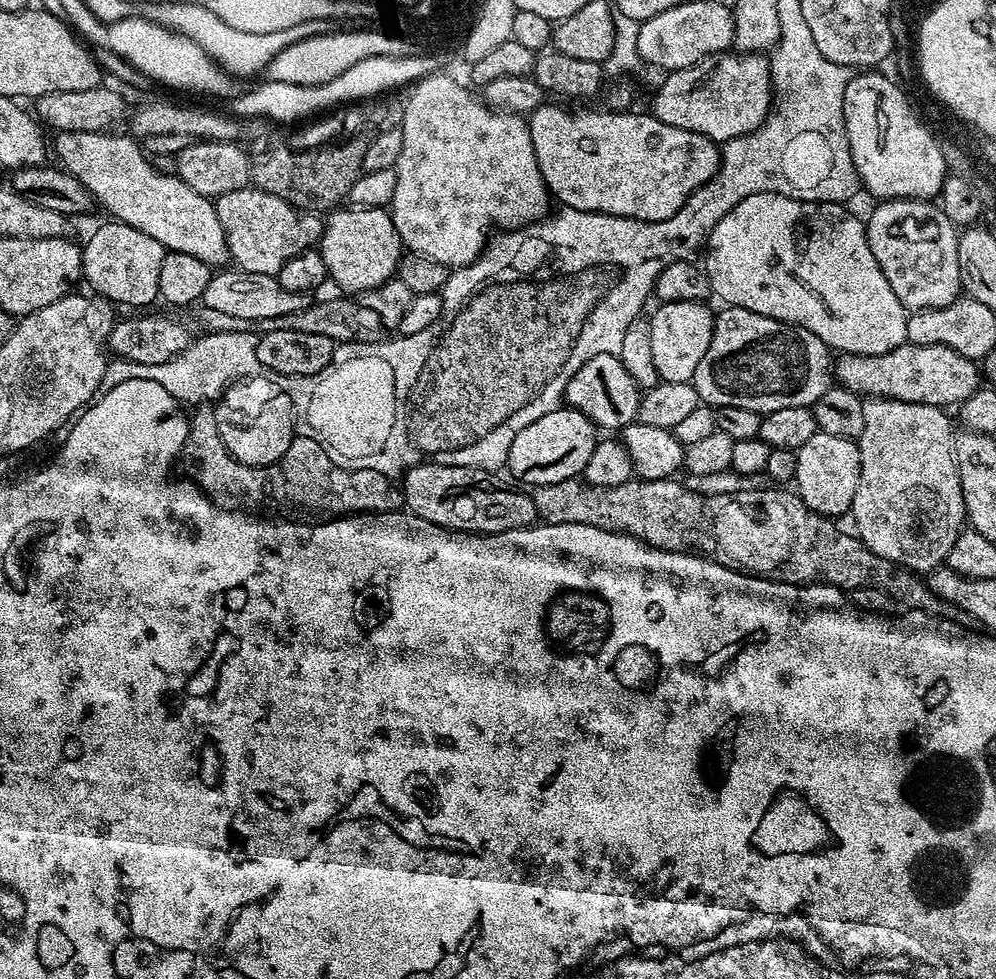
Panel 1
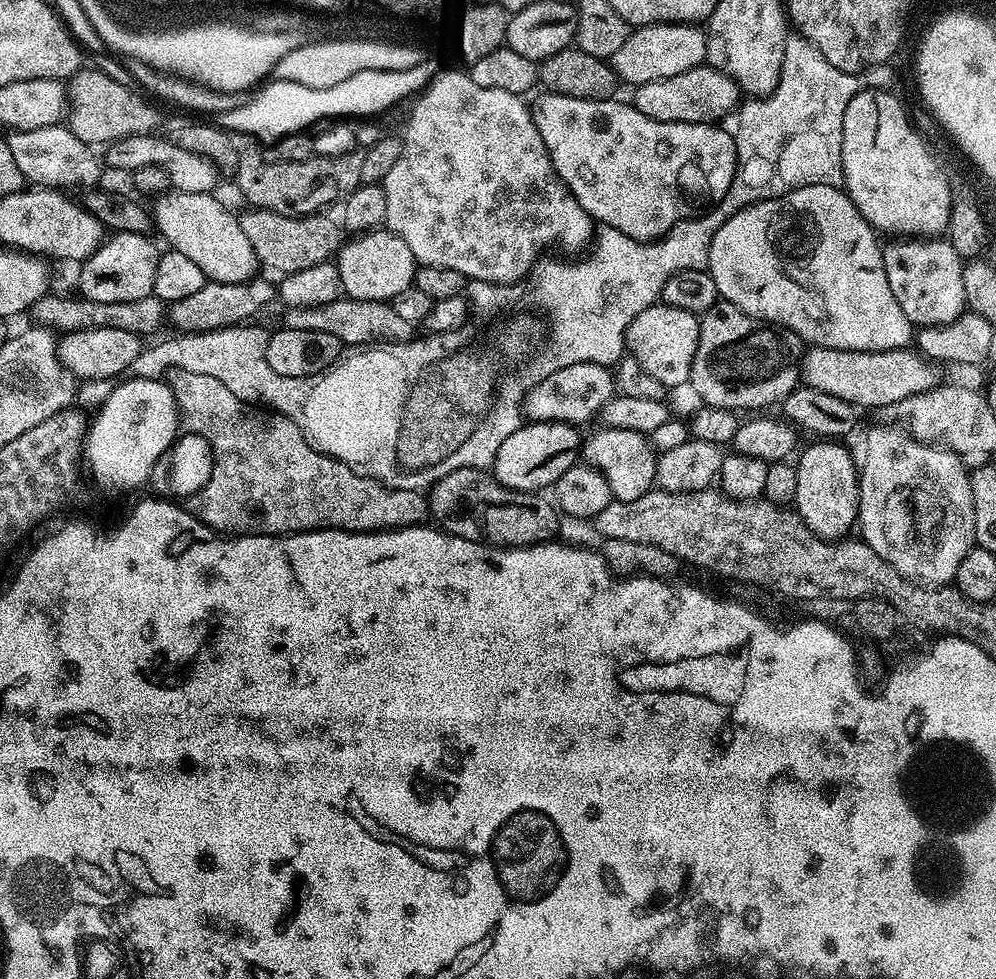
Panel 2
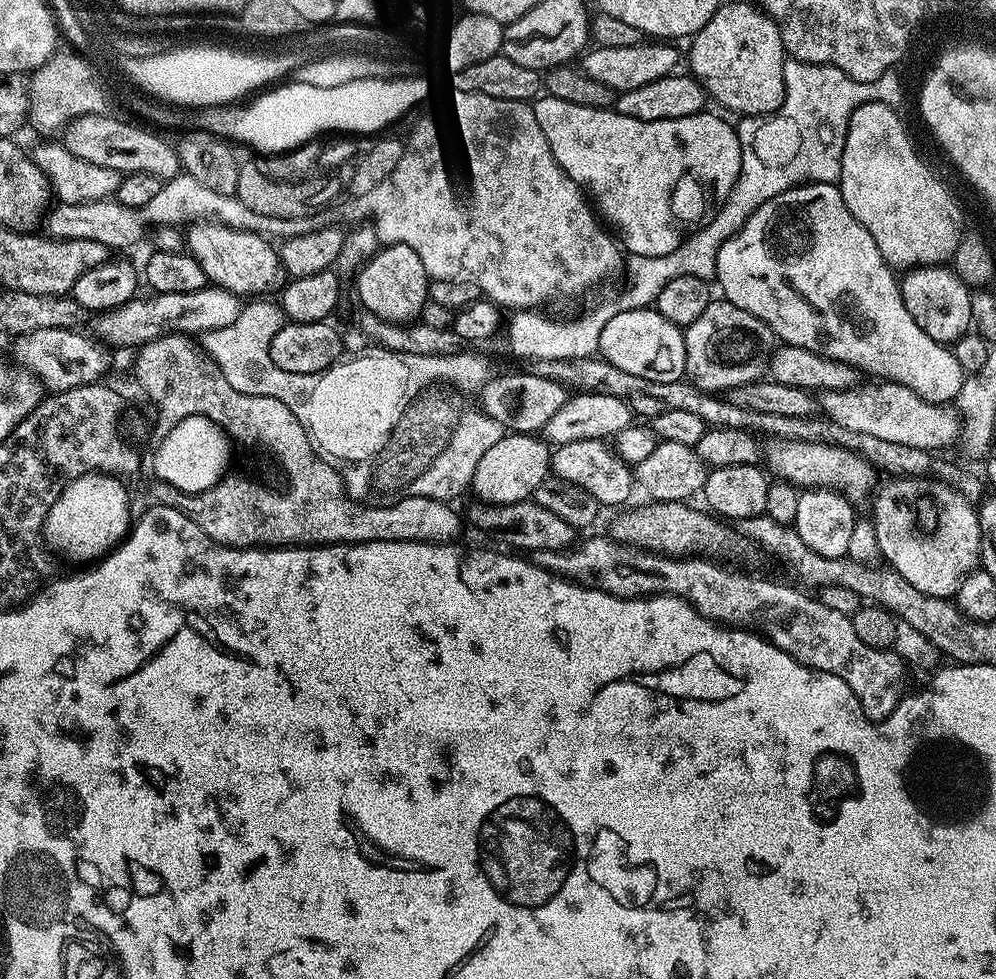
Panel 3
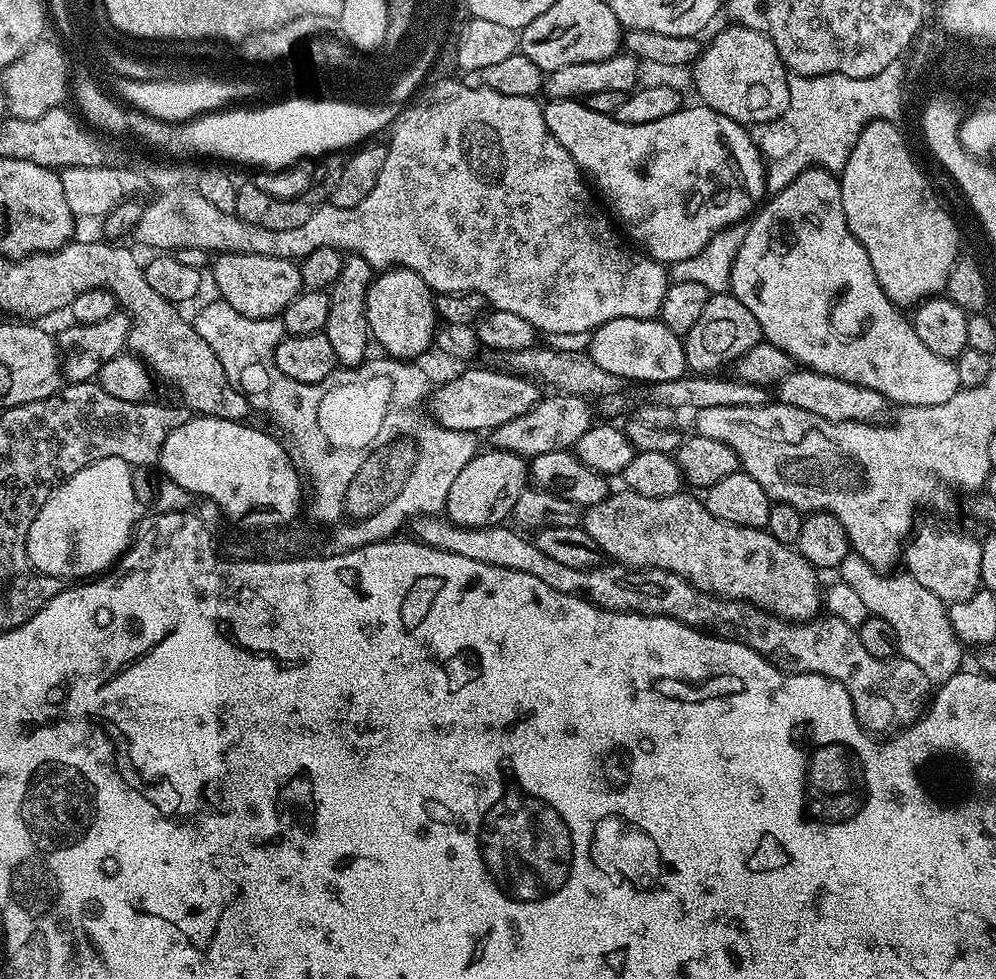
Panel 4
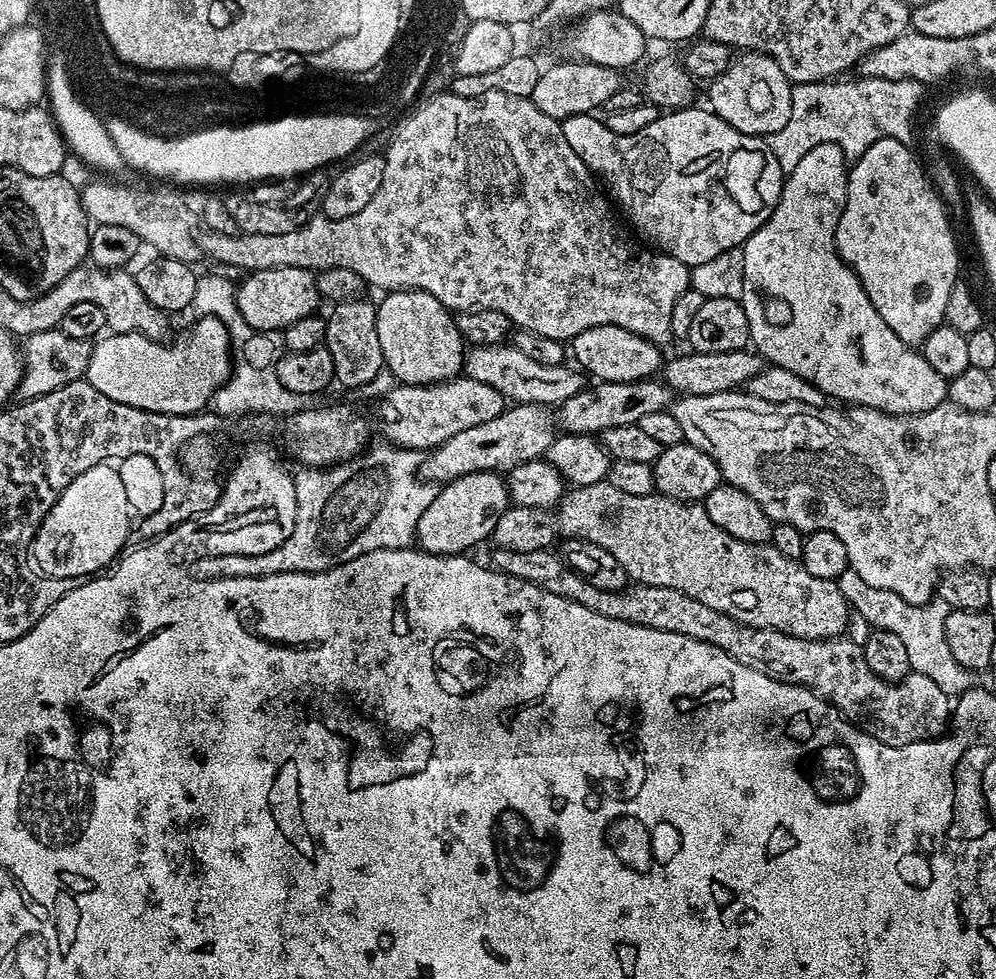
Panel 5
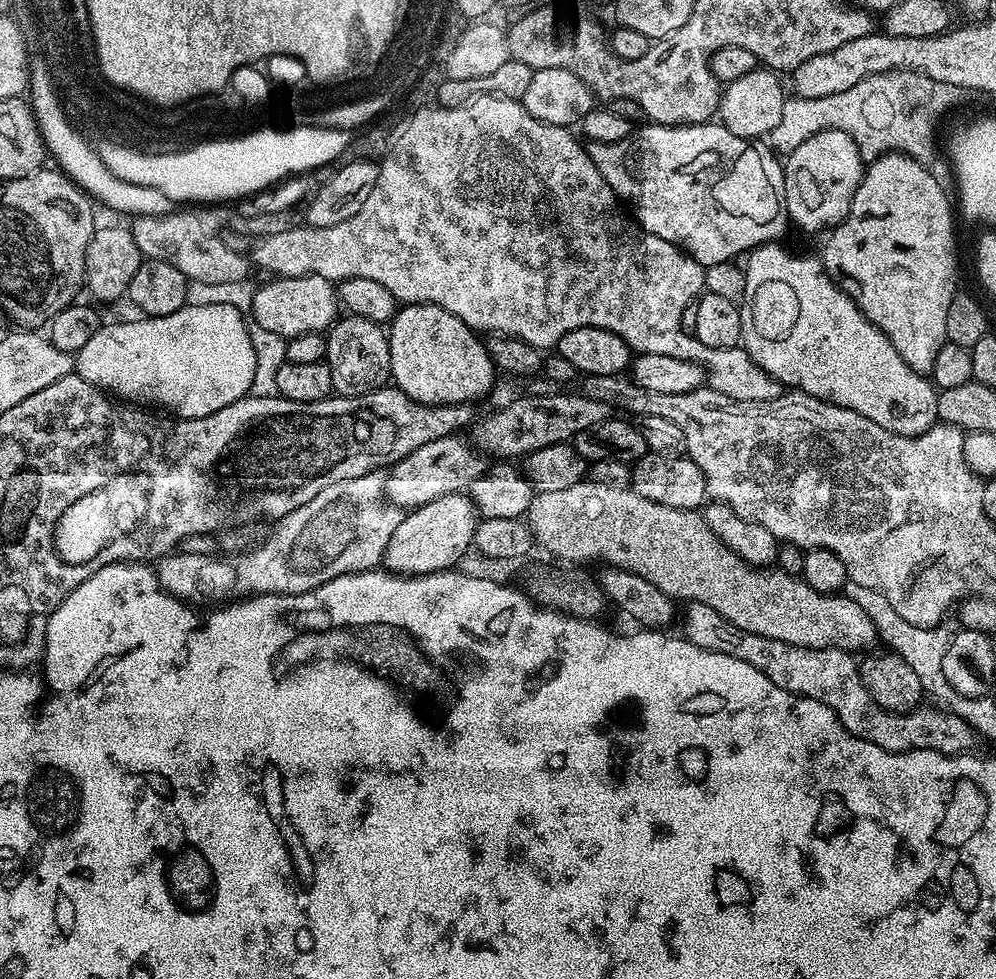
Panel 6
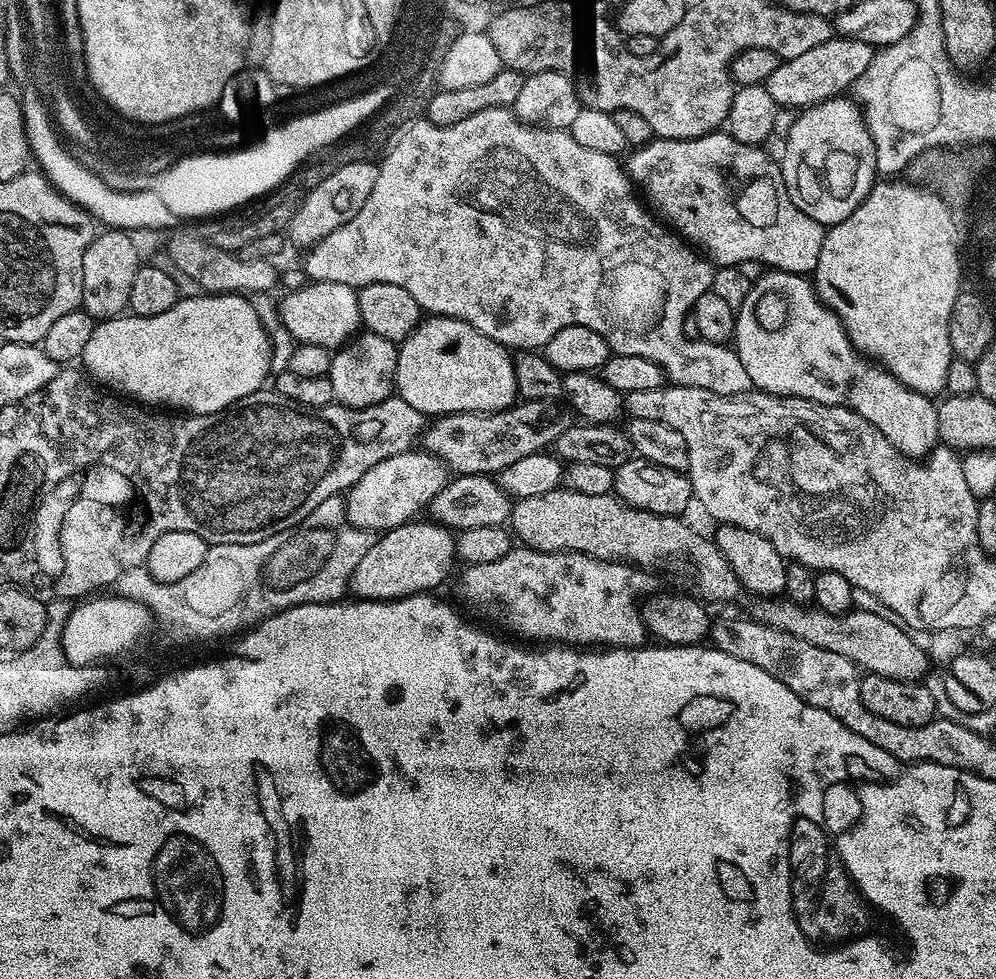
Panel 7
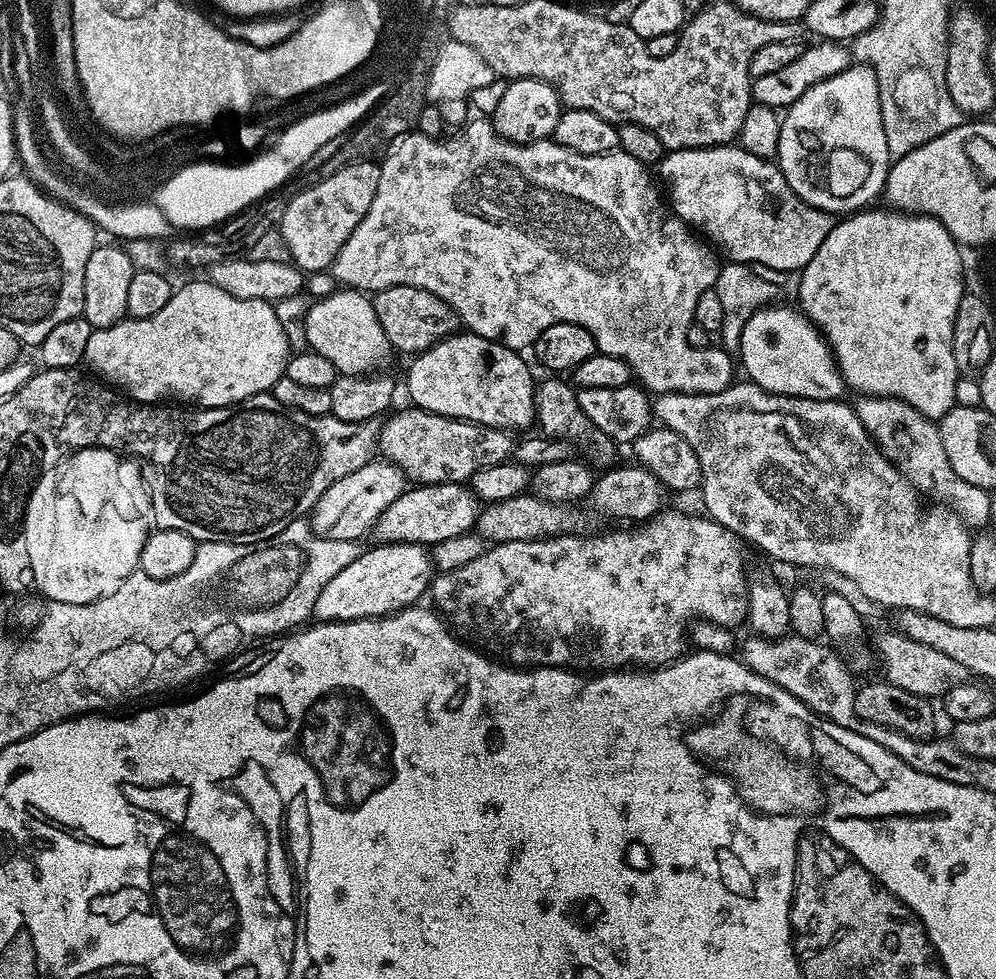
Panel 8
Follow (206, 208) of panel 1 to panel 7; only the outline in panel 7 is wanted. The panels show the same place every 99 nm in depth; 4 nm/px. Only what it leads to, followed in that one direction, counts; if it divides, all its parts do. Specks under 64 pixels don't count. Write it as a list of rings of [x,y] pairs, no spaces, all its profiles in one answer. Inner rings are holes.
[[[321,280],[305,285],[305,288],[290,293],[284,301],[283,299],[279,301],[279,312],[286,330],[301,344],[313,344],[329,350],[344,347],[362,328],[358,314],[357,289],[342,282]]]

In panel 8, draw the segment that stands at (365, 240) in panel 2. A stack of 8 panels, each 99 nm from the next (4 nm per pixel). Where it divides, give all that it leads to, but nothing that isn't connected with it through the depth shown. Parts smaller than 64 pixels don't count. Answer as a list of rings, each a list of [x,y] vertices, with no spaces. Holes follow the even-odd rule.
[[[467,330],[457,331],[433,348],[419,353],[408,368],[408,396],[417,408],[439,416],[469,420],[491,428],[517,430],[533,427],[536,420],[536,386],[521,353]]]

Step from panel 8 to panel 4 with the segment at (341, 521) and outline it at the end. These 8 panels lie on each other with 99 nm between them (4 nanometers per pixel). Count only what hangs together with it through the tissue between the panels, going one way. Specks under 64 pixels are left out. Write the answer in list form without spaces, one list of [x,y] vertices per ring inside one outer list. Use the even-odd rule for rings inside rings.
[[[565,394],[545,395],[526,414],[514,418],[514,422],[506,422],[502,426],[491,429],[490,442],[492,448],[501,448],[525,458],[551,452],[566,452],[575,449],[578,438],[586,434],[594,423],[594,408],[582,396]]]

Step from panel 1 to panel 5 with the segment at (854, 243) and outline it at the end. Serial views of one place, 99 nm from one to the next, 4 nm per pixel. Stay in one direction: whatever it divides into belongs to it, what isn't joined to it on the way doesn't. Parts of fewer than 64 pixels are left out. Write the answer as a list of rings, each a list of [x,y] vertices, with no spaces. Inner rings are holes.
[[[814,144],[812,148],[806,150],[806,154],[802,154],[802,158],[798,158],[798,162],[787,173],[784,181],[784,190],[780,194],[780,203],[772,212],[770,217],[771,227],[776,227],[776,232],[780,235],[780,240],[784,244],[792,244],[796,240],[796,236],[800,236],[800,260],[792,260],[788,264],[788,268],[756,268],[756,243],[755,239],[745,240],[742,245],[744,253],[744,281],[742,282],[742,294],[740,295],[740,305],[744,307],[746,314],[746,322],[748,323],[748,339],[751,347],[755,349],[759,355],[763,356],[769,365],[781,368],[782,370],[790,370],[790,374],[798,374],[798,378],[802,378],[806,382],[810,382],[814,386],[818,386],[818,390],[822,390],[825,397],[834,399],[836,402],[843,402],[848,406],[859,406],[862,408],[873,408],[879,412],[888,412],[891,416],[917,416],[923,412],[928,412],[934,406],[940,406],[948,400],[948,381],[944,379],[942,374],[938,374],[938,370],[934,370],[934,366],[930,366],[930,362],[926,362],[926,358],[913,345],[902,342],[902,338],[898,338],[898,334],[894,334],[894,330],[890,330],[890,326],[886,326],[886,322],[882,320],[882,314],[878,314],[878,310],[874,310],[874,302],[870,302],[870,298],[866,294],[866,290],[860,285],[860,279],[851,267],[839,266],[835,268],[832,265],[834,261],[834,252],[831,247],[828,248],[824,244],[820,244],[824,240],[824,236],[831,237],[836,230],[836,217],[838,215],[838,202],[843,201],[848,195],[848,173],[849,165],[844,159],[844,151],[835,146],[827,144]]]

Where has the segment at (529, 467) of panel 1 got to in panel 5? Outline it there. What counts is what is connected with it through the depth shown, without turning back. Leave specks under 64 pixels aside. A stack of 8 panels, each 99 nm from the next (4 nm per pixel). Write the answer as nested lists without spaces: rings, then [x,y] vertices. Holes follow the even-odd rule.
[[[501,473],[466,474],[458,480],[451,480],[437,491],[434,502],[430,502],[422,518],[418,518],[415,543],[432,556],[458,556],[467,553],[467,548],[491,537],[498,518],[509,506],[508,485]]]

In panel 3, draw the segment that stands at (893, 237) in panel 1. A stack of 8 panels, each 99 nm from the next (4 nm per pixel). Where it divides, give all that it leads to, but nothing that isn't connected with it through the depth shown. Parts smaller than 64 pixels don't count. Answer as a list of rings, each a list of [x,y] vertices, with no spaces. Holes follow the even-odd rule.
[[[925,266],[923,268],[914,268],[905,271],[899,277],[900,293],[902,302],[922,326],[922,330],[930,338],[934,338],[936,344],[945,346],[955,345],[961,336],[965,335],[972,328],[972,319],[970,318],[970,298],[972,292],[968,285],[963,284],[956,273],[948,266]]]

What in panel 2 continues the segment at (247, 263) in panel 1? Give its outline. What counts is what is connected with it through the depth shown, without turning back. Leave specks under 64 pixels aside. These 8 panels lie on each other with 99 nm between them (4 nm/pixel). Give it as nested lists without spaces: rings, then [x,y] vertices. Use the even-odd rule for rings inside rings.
[[[249,207],[248,212],[240,212],[238,219],[242,234],[246,239],[257,261],[264,264],[275,274],[287,274],[306,270],[306,266],[318,266],[318,262],[332,260],[339,252],[342,243],[342,228],[328,217],[328,214],[315,216],[283,216],[270,210]]]

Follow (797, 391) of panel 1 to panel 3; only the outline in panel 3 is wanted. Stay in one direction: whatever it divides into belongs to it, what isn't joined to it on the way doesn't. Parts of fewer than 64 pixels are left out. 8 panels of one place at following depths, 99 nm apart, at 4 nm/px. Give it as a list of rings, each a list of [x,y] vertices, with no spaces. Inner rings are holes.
[[[712,298],[706,310],[684,328],[684,341],[687,379],[696,388],[713,394],[726,394],[731,388],[765,379],[769,375],[768,361],[778,347],[777,338],[766,322],[723,298]]]

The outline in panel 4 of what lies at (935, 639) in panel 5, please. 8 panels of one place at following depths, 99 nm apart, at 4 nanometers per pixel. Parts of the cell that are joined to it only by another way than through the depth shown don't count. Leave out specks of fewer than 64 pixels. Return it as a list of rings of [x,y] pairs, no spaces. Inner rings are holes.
[[[853,552],[848,553],[838,569],[839,579],[855,590],[869,615],[880,617],[893,626],[897,653],[918,666],[929,683],[939,686],[961,671],[963,645],[949,627],[945,601],[931,594],[907,572],[896,574],[883,574]]]

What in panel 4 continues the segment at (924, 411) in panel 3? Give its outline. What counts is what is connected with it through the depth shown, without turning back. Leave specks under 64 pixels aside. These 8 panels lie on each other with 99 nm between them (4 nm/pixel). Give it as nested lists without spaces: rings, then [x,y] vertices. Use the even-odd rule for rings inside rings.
[[[803,366],[782,378],[782,382],[774,389],[774,396],[781,404],[818,414],[818,418],[826,418],[830,422],[880,422],[885,419],[884,411],[890,408],[889,401],[885,400],[882,394],[878,394],[878,390],[870,390],[854,382],[842,382],[842,378],[830,378],[830,374],[811,372]]]

